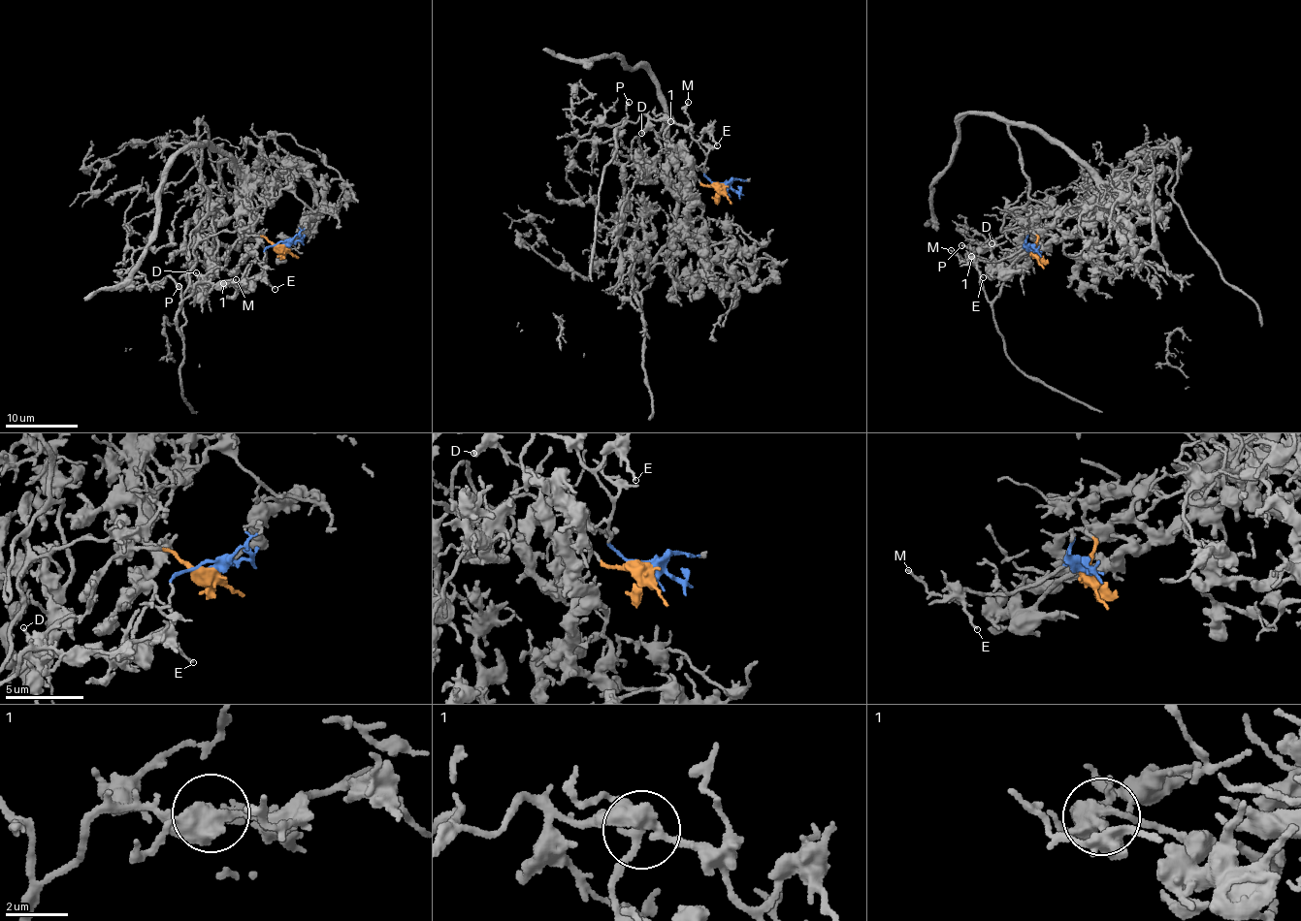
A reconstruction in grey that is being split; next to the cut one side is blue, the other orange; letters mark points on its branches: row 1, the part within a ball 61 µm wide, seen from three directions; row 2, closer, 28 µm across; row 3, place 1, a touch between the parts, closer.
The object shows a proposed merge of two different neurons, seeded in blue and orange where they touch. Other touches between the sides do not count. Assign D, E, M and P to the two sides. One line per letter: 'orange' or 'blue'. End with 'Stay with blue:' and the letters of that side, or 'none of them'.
D: blue
E: blue
M: blue
P: blue
Stay with blue: D, E, M, P

